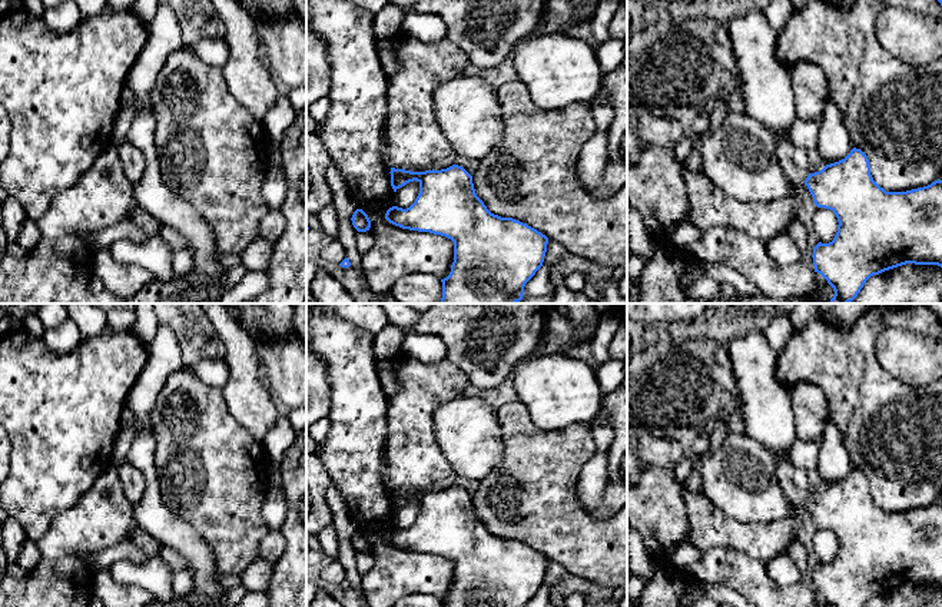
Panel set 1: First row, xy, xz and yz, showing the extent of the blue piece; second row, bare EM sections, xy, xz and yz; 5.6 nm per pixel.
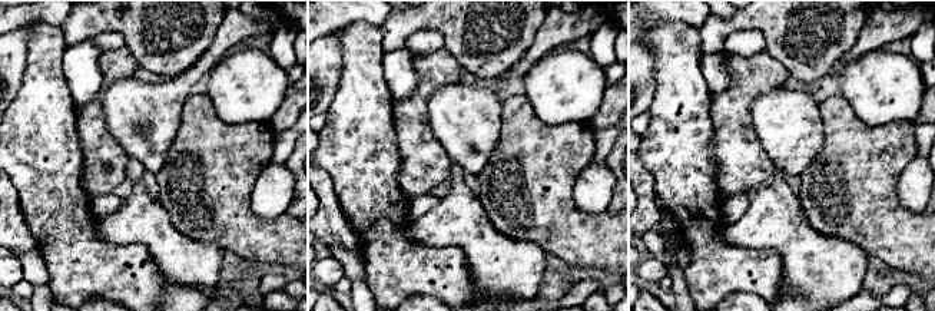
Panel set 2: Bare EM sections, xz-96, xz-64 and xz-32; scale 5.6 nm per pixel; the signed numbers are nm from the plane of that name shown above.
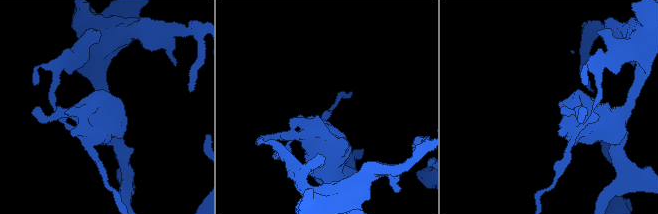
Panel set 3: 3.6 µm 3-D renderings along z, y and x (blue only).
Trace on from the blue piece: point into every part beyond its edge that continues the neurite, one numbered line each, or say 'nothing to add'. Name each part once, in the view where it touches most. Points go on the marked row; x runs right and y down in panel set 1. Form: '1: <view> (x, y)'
1: yz (793, 161)

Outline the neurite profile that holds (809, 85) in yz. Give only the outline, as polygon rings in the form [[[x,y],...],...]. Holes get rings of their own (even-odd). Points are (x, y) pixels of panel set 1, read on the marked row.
[[[800,62],[787,69],[795,93],[796,115],[803,120],[823,117],[827,79],[810,63]]]

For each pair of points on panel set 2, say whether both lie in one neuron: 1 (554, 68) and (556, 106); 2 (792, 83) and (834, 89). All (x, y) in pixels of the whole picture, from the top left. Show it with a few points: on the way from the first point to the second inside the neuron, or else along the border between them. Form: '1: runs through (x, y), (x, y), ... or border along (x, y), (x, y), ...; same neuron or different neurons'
1: runs through (554, 78), (556, 96); same neuron
2: runs through (802, 86), (824, 89); same neuron

